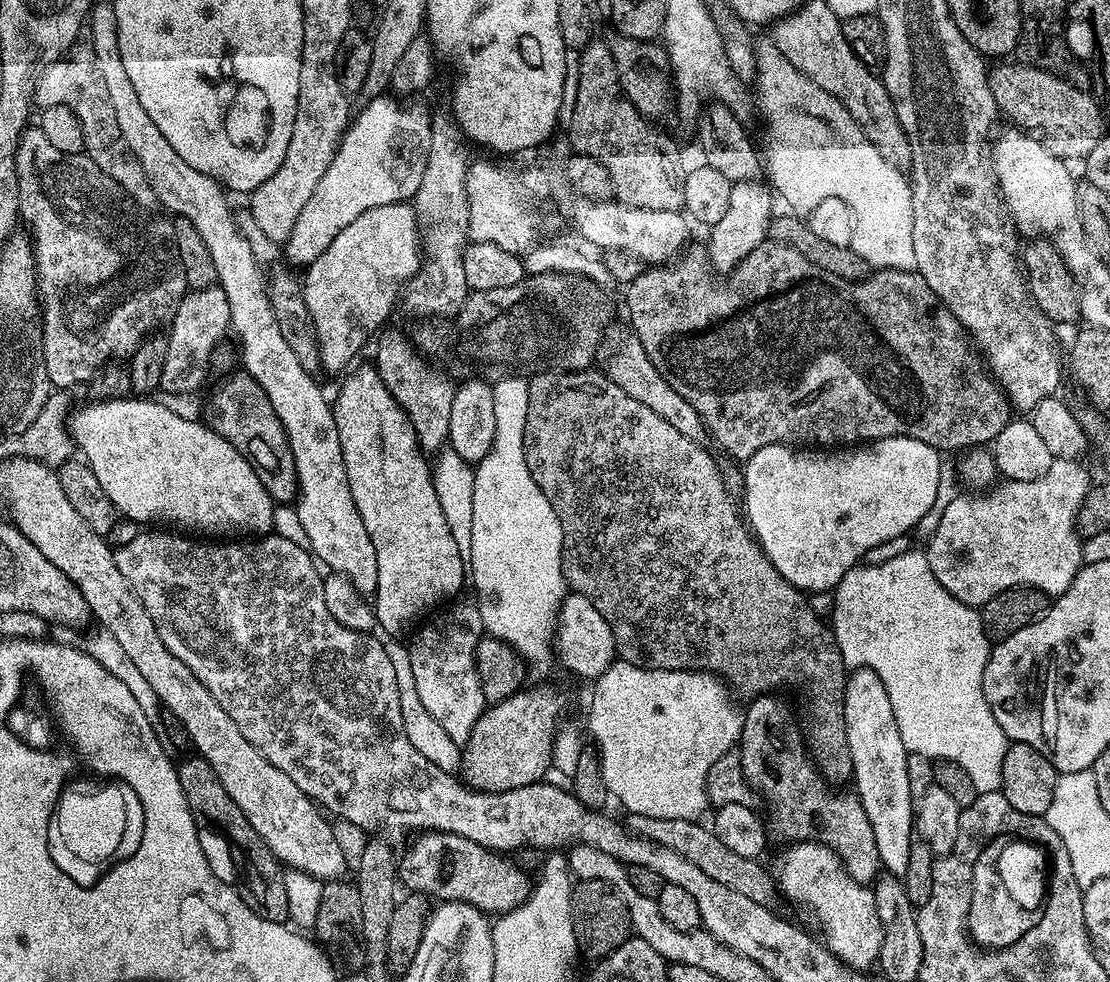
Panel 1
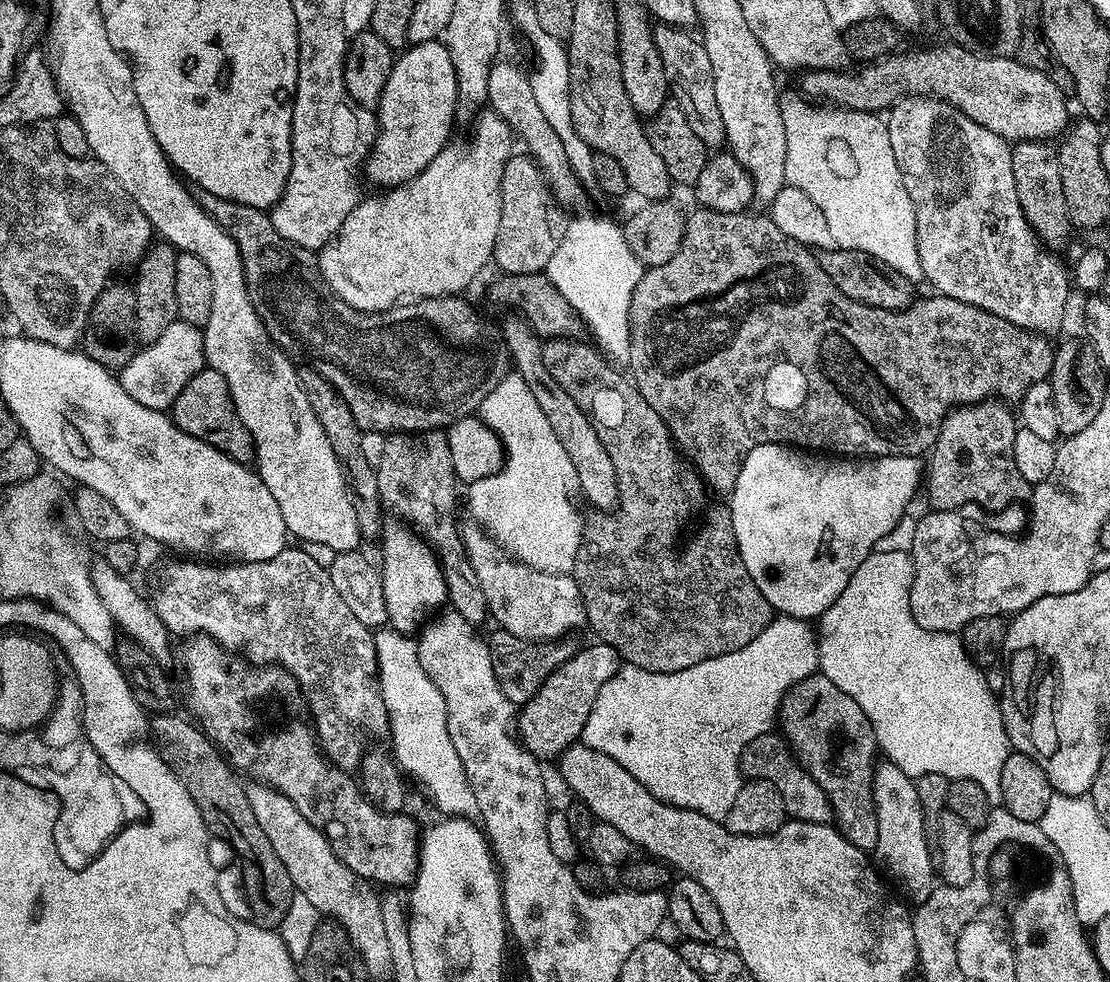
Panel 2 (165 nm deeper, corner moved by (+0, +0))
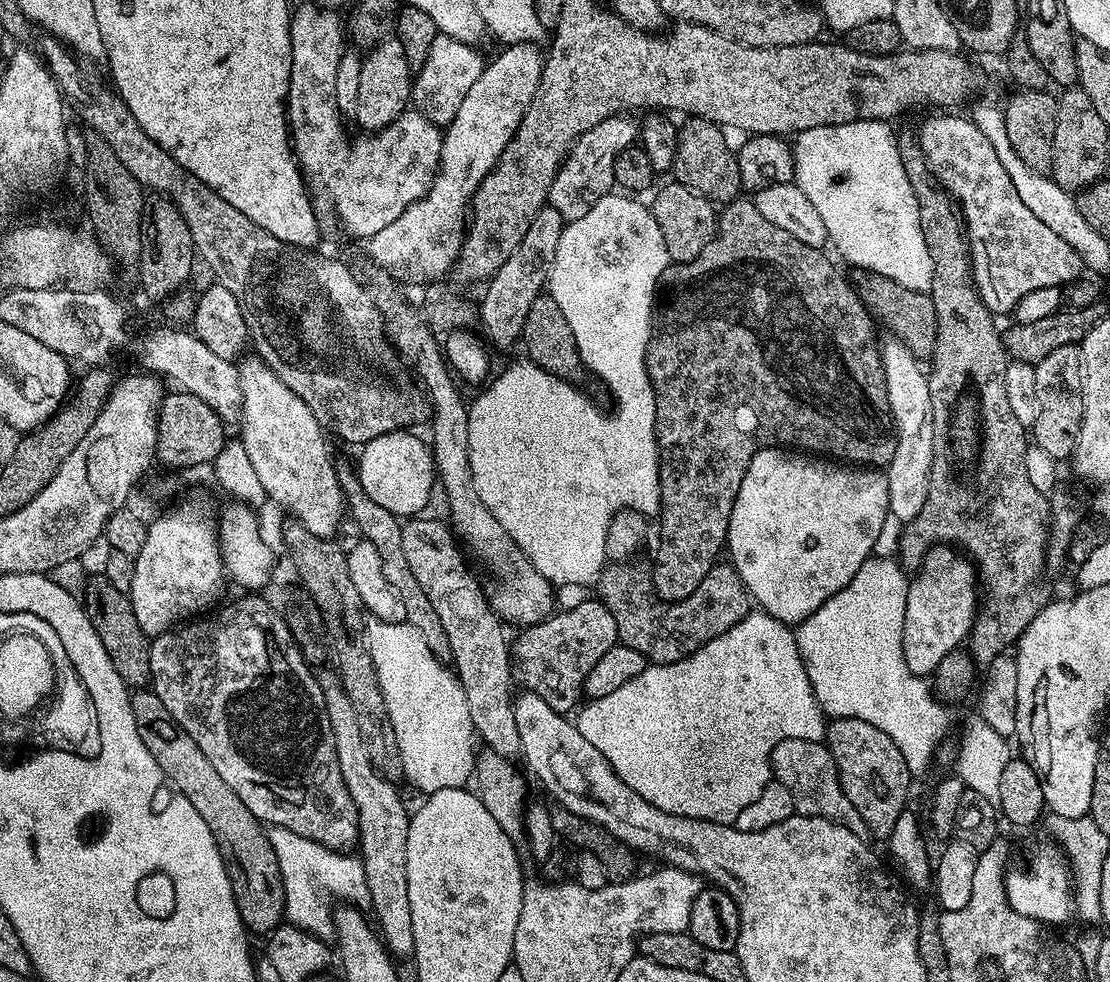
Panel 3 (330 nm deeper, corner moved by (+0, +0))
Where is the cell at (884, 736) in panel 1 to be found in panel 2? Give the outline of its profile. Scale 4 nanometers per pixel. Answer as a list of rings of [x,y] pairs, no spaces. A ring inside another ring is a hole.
[[[889,760],[879,761],[872,779],[876,813],[878,814],[878,846],[874,860],[881,873],[906,894],[905,899],[920,905],[928,900],[936,887],[934,858],[928,850],[924,801],[917,783]]]

